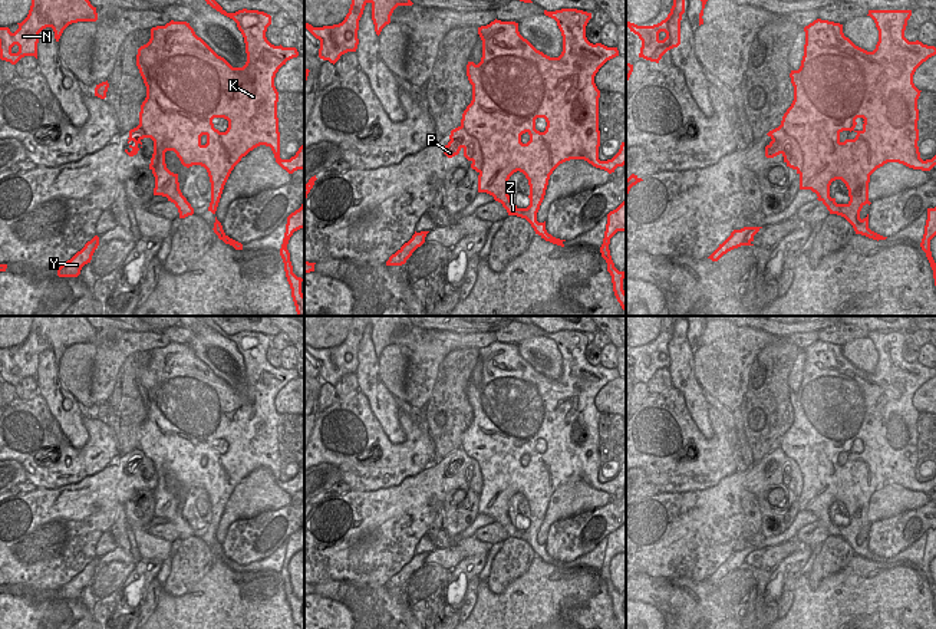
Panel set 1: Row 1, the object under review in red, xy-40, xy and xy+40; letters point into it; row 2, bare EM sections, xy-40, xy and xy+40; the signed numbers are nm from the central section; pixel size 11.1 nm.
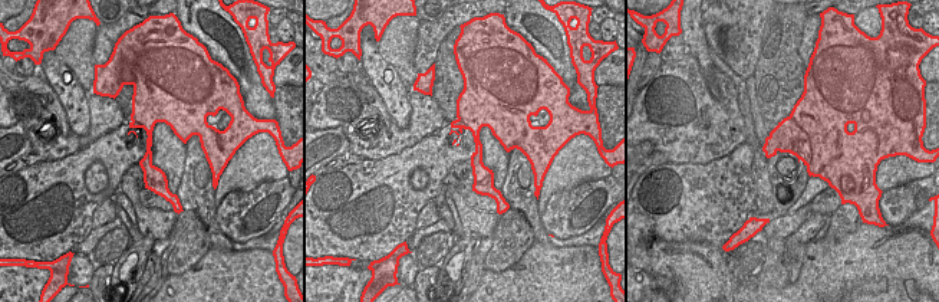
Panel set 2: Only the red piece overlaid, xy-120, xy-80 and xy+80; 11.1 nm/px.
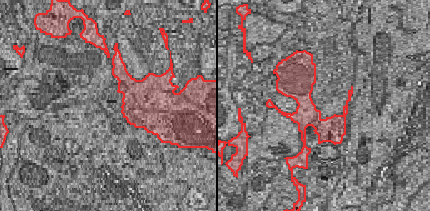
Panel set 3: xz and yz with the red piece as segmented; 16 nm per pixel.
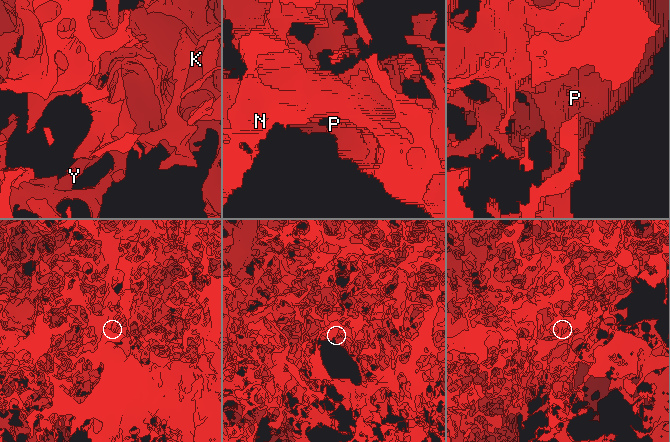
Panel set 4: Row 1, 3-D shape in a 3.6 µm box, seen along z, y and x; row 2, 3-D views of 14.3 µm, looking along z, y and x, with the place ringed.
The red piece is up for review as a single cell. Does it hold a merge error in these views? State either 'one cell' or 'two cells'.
two cells

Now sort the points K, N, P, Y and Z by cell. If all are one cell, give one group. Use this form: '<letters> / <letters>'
K N Y Z / P

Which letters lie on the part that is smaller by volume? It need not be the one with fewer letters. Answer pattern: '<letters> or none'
P

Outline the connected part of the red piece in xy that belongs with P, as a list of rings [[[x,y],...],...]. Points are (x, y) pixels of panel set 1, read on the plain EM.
[[[458,448],[451,452],[449,464],[444,468],[444,475],[448,480],[452,480],[464,472],[464,478],[471,483],[471,490],[477,494],[482,490],[482,475],[478,467],[478,462],[469,458],[462,448]]]

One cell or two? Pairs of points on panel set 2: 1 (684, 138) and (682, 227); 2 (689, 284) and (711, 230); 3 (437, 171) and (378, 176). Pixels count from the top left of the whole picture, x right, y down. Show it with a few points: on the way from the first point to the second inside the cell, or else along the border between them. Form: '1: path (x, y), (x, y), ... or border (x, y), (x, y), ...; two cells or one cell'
1: border (717, 158), (708, 163), (668, 163); two cells
2: border (672, 242), (707, 242), (721, 246); two cells
3: path (424, 161), (405, 161), (394, 171); one cell

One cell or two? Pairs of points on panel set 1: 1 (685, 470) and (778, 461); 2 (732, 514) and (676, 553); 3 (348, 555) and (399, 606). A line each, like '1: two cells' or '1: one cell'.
1: two cells
2: one cell
3: two cells

